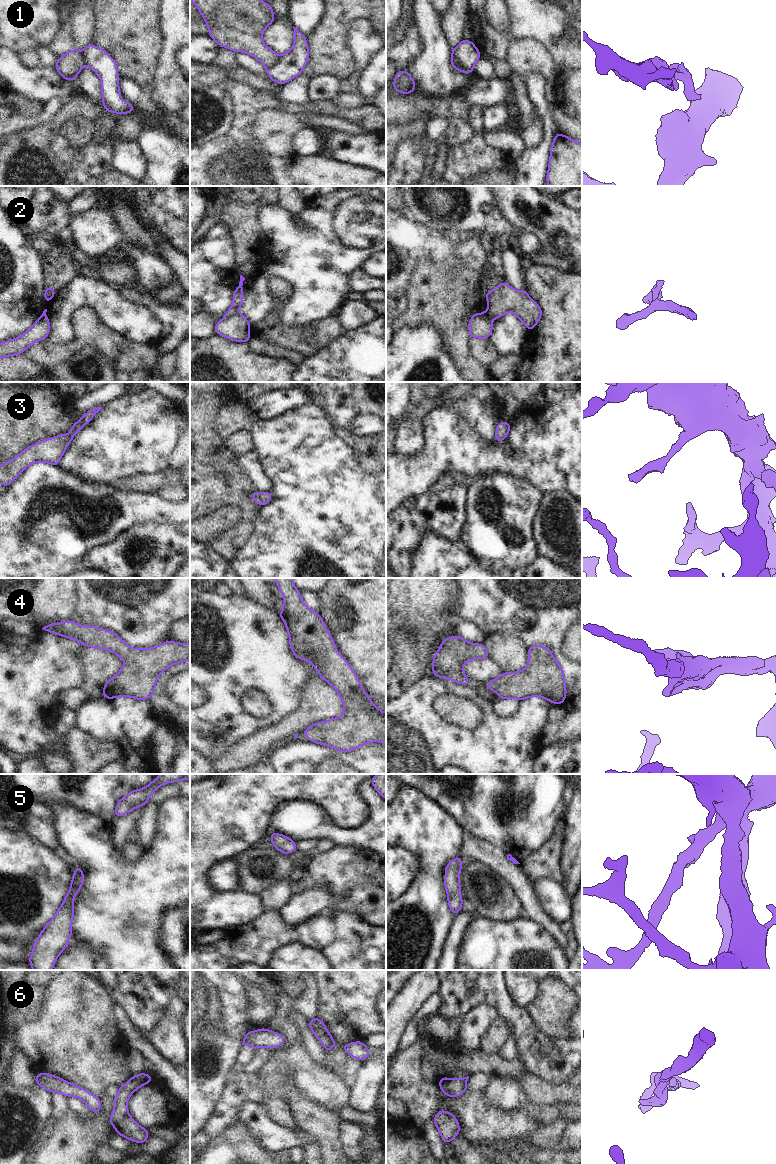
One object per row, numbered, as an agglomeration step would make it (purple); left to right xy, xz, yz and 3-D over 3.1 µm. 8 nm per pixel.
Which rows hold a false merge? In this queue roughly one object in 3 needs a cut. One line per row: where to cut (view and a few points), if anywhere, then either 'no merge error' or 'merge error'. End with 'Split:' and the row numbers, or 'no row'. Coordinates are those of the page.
1: cut xz (280, 55), (267, 68); merge error
2: cut yz (485, 312), (490, 317); merge error
3: cut none; no merge error
4: cut none; no merge error
5: cut none; no merge error
6: cut none; no merge error
Split: 1, 2

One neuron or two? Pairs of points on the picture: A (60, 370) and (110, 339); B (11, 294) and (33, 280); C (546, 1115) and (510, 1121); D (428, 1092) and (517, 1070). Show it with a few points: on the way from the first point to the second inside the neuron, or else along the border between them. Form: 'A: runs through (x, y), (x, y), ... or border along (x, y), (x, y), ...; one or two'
A: border along (101, 351), (89, 347), (79, 350), (73, 356); two
B: runs through (16, 289), (25, 280), (28, 280); one
C: border along (508, 1111), (522, 1111), (538, 1123), (545, 1124); two
D: border along (420, 1067), (420, 1073), (425, 1078), (438, 1082); two

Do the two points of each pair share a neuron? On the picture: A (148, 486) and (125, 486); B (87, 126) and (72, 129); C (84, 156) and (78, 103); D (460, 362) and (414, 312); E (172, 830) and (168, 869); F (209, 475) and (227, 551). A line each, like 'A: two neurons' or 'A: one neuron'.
A: one neuron
B: one neuron
C: two neurons
D: one neuron
E: one neuron
F: one neuron

